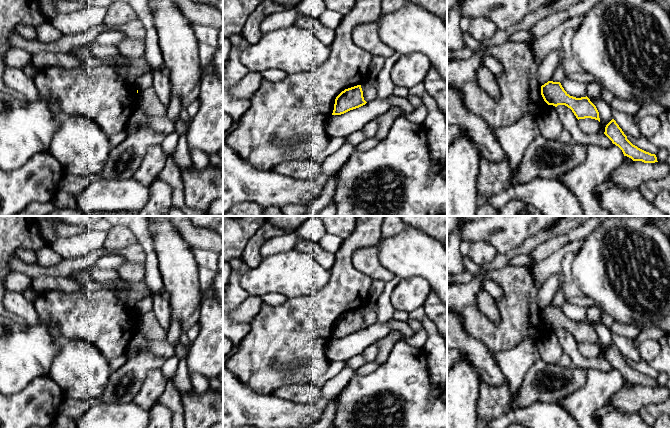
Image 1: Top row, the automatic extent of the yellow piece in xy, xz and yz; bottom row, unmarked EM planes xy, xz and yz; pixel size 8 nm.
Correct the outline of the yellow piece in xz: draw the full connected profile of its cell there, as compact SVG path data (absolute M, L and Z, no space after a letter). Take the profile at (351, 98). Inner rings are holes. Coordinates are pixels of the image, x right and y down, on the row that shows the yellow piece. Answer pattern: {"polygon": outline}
{"polygon": "M361 85L345 89L336 97L332 115L344 114L350 110L359 108L366 103Z"}

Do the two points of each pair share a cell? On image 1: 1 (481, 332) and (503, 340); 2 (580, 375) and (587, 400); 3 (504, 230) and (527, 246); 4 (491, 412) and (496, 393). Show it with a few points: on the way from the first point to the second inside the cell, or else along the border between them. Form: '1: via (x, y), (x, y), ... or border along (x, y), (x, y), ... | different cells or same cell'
1: via (486, 332), (498, 337) | same cell
2: border along (587, 371), (585, 382), (579, 388), (563, 397) | different cells
3: border along (528, 235), (519, 246), (503, 255) | different cells
4: via (491, 407), (496, 398) | same cell

